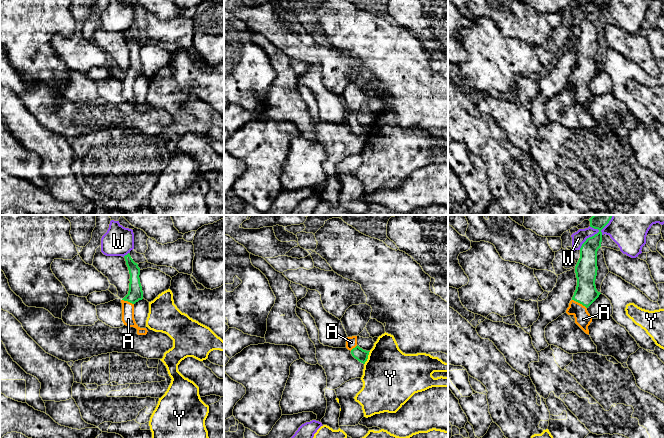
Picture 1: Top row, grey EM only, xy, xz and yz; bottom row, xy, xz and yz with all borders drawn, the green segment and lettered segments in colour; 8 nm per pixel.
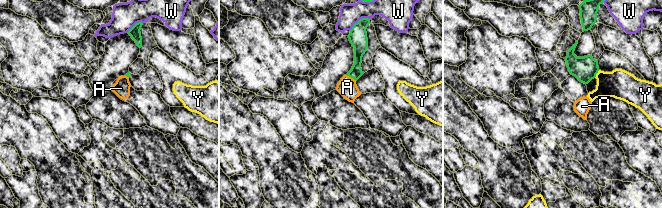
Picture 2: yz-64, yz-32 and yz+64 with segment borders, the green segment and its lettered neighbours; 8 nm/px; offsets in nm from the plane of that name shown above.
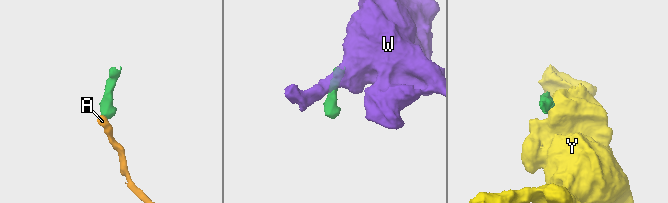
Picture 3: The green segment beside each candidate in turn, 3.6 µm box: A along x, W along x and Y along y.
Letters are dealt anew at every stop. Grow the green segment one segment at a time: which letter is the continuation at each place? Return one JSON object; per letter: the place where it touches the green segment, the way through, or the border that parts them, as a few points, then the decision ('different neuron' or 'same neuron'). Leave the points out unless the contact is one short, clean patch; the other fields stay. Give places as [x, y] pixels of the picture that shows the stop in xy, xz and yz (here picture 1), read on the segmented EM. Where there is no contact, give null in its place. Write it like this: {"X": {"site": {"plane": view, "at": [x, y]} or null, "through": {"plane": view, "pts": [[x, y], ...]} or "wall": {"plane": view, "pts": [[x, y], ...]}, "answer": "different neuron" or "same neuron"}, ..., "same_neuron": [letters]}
{"A": {"site": {"plane": "yz", "at": [579, 302]}, "through": {"plane": "yz", "pts": [[586, 293], [579, 302], [579, 311], [583, 319]]}, "answer": "same neuron"}, "W": {"site": {"plane": "yz", "at": [595, 234]}, "wall": {"plane": "yz", "pts": [[612, 215], [611, 219], [600, 230], [589, 236], [579, 249]]}, "answer": "different neuron"}, "Y": {"site": {"plane": "xz", "at": [367, 358]}, "wall": {"plane": "xz", "pts": [[370, 351], [364, 364]]}, "answer": "different neuron"}, "same_neuron": ["A"]}

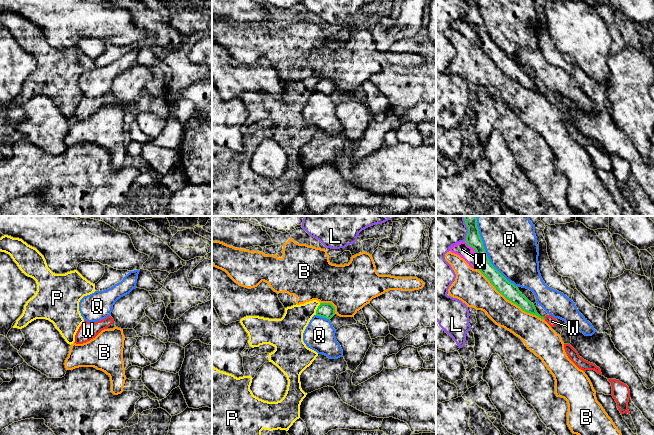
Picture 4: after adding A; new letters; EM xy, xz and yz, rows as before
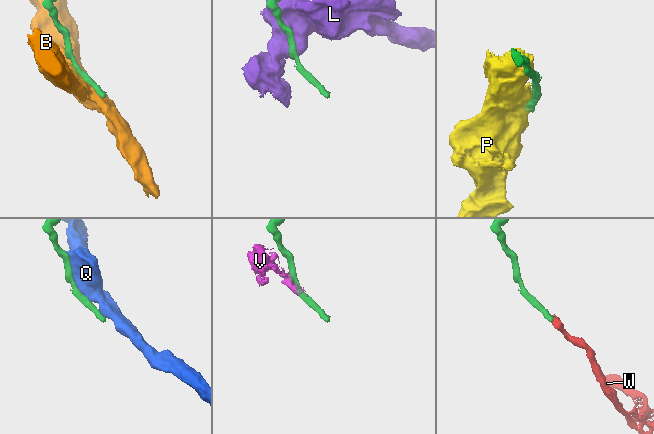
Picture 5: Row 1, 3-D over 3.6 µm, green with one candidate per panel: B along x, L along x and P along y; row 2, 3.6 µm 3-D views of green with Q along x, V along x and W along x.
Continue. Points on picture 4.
{"B": {"site": {"plane": "yz", "at": [511, 301]}, "answer": "different neuron"}, "L": {"site": {"plane": "yz", "at": [468, 228]}, "answer": "different neuron"}, "P": {"site": {"plane": "xz", "at": [317, 309]}, "answer": "different neuron"}, "Q": {"site": {"plane": "yz", "at": [485, 253]}, "answer": "different neuron"}, "V": {"site": {"plane": "yz", "at": [475, 250]}, "answer": "different neuron"}, "W": {"site": {"plane": "yz", "at": [544, 318]}, "through": {"plane": "yz", "pts": [[520, 300], [544, 318], [552, 321]]}, "answer": "same neuron"}, "same_neuron": ["W"]}

